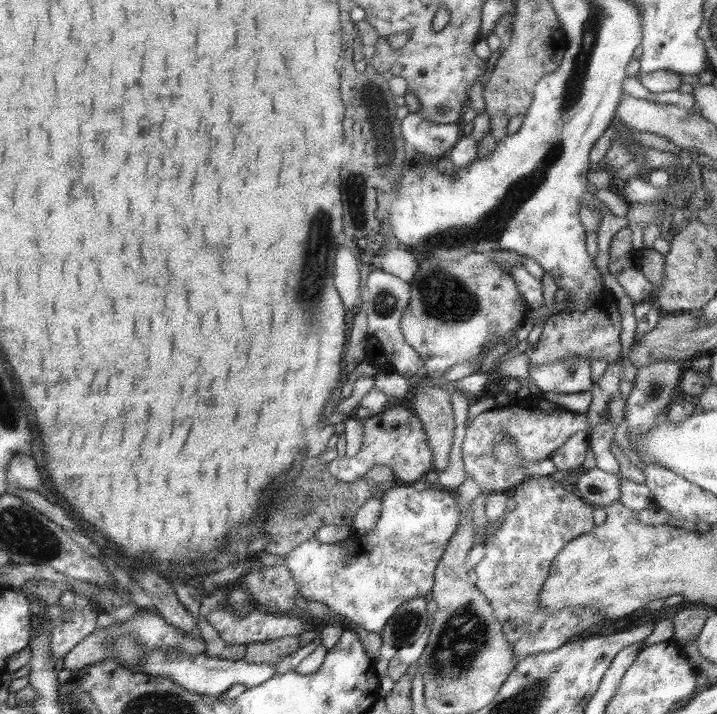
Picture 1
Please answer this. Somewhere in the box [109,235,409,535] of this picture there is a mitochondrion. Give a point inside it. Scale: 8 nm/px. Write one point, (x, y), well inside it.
(385, 302)

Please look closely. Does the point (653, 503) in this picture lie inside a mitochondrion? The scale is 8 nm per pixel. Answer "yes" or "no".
no

